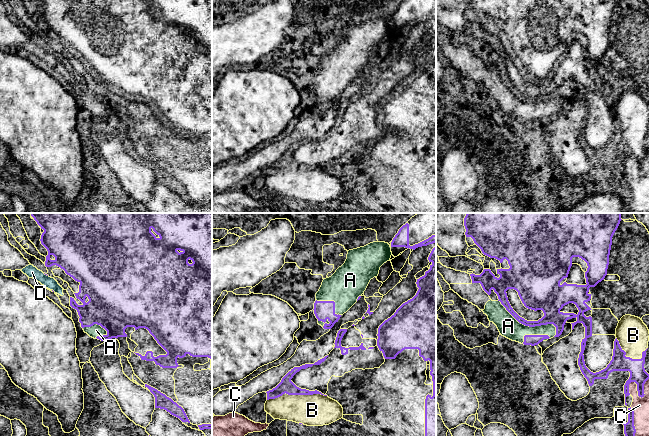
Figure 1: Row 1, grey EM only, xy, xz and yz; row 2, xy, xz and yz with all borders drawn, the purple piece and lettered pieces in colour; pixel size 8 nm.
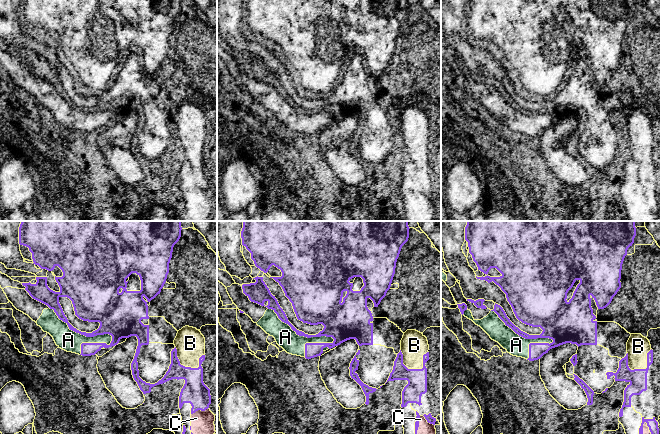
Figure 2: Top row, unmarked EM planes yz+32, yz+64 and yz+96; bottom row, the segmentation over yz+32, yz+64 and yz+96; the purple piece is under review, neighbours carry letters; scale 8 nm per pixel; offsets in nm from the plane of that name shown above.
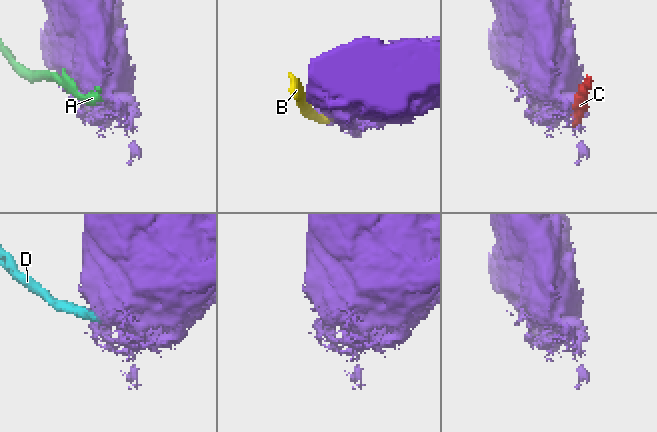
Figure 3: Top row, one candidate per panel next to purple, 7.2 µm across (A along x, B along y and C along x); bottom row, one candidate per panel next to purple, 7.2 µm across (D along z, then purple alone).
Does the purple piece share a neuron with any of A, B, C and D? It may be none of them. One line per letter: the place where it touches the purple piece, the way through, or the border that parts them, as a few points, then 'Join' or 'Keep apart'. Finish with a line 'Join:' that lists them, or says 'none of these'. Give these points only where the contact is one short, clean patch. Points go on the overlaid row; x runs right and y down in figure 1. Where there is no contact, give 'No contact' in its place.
A: Touches purple at yz (530, 326). Keep apart
B: Touches purple at xz (296, 394). Keep apart
C: Touches purple at yz (638, 392). Keep apart
D: Touches purple at xy (45, 274). Keep apart
Join: none of these

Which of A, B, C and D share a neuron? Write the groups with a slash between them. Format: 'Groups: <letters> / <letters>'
Groups: A D / B / C

